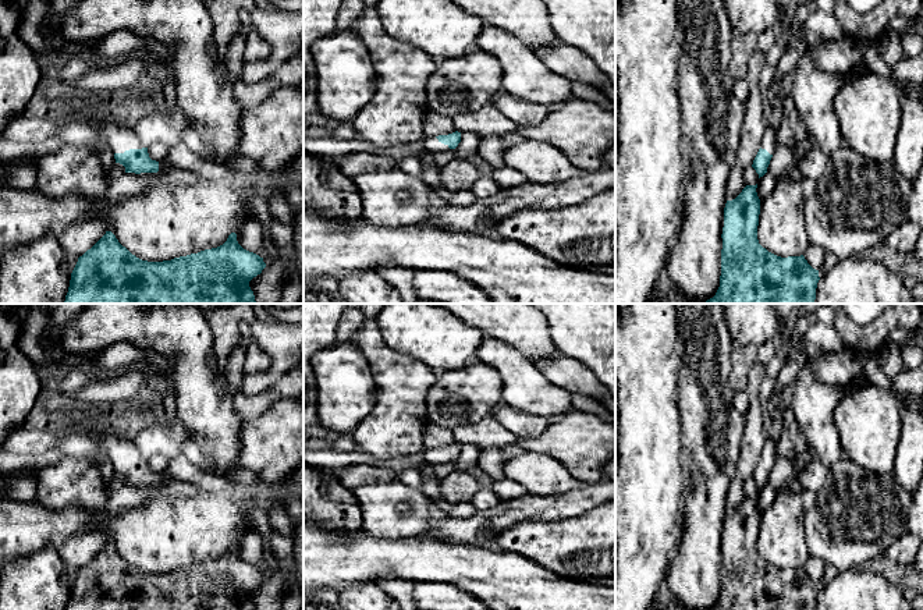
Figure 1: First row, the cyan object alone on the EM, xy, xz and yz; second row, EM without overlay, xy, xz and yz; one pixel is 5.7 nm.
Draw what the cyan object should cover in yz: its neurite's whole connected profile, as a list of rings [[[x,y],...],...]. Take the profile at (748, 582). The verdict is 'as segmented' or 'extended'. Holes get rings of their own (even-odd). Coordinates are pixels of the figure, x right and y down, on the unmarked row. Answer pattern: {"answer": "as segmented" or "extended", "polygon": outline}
{"answer": "as segmented", "polygon": [[[746,497],[732,513],[727,513],[724,519],[721,588],[720,599],[713,610],[816,610],[816,600],[820,592],[819,582],[813,581],[803,567],[781,570],[759,556],[757,538],[760,526],[760,511],[756,497]]]}

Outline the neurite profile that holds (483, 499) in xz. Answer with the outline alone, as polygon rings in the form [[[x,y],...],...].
[[[486,486],[478,490],[471,500],[471,503],[476,507],[478,511],[493,508],[498,504],[498,501],[498,496]]]

